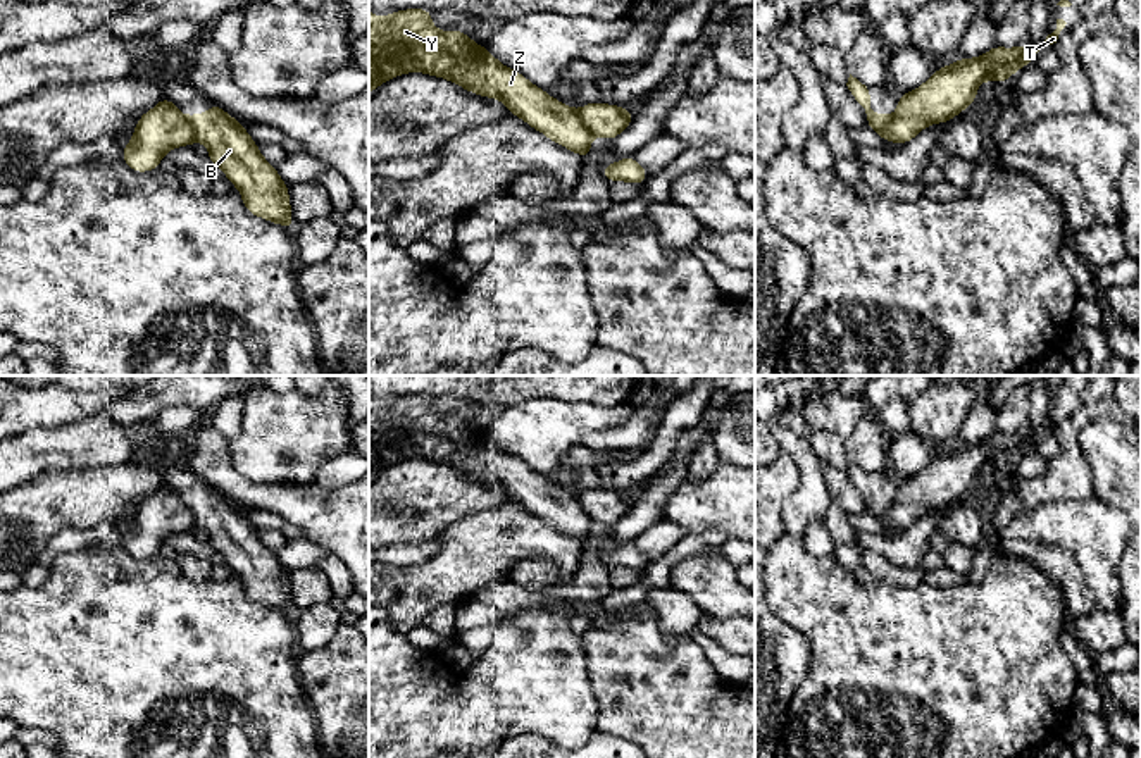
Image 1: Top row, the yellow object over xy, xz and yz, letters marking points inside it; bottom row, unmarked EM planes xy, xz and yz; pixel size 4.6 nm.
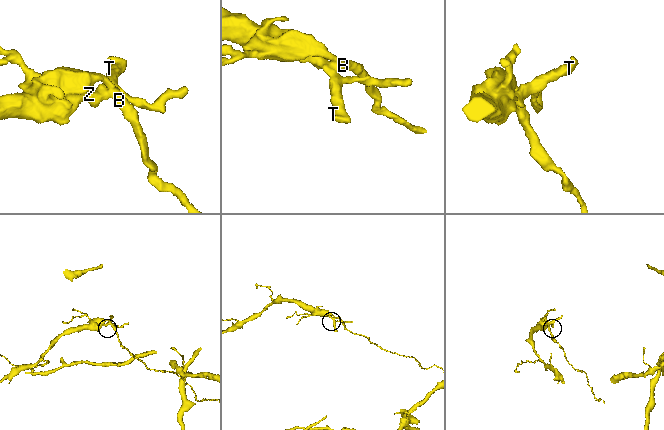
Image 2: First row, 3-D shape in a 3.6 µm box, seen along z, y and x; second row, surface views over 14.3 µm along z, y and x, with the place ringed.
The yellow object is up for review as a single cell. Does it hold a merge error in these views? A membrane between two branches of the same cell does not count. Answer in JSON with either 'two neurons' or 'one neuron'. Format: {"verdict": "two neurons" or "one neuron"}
{"verdict": "two neurons"}

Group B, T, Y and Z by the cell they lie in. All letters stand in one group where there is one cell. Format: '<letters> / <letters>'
B Y / T Z

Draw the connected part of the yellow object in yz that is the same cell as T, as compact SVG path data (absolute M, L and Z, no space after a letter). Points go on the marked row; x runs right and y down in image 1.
M1063 19L1057 29L1029 47L1001 48L994 45L977 59L958 59L939 67L922 86L900 93L898 109L881 133L882 141L908 143L926 126L950 122L963 109L976 103L977 86L986 81L1005 83L1013 72L1034 60L1044 47L1058 47Z

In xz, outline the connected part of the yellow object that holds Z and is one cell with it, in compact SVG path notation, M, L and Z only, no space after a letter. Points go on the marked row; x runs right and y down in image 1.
M414 47L390 57L369 50L369 78L384 71L393 60L403 60L407 69L426 72L457 83L467 91L502 100L508 114L519 115L552 141L576 152L584 160L591 150L591 131L567 103L552 98L527 81L521 72L505 67L491 53L453 57L446 52Z

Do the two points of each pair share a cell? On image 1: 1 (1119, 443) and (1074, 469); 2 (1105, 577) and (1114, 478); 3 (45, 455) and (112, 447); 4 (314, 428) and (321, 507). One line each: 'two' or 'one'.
1: two
2: two
3: one
4: two

